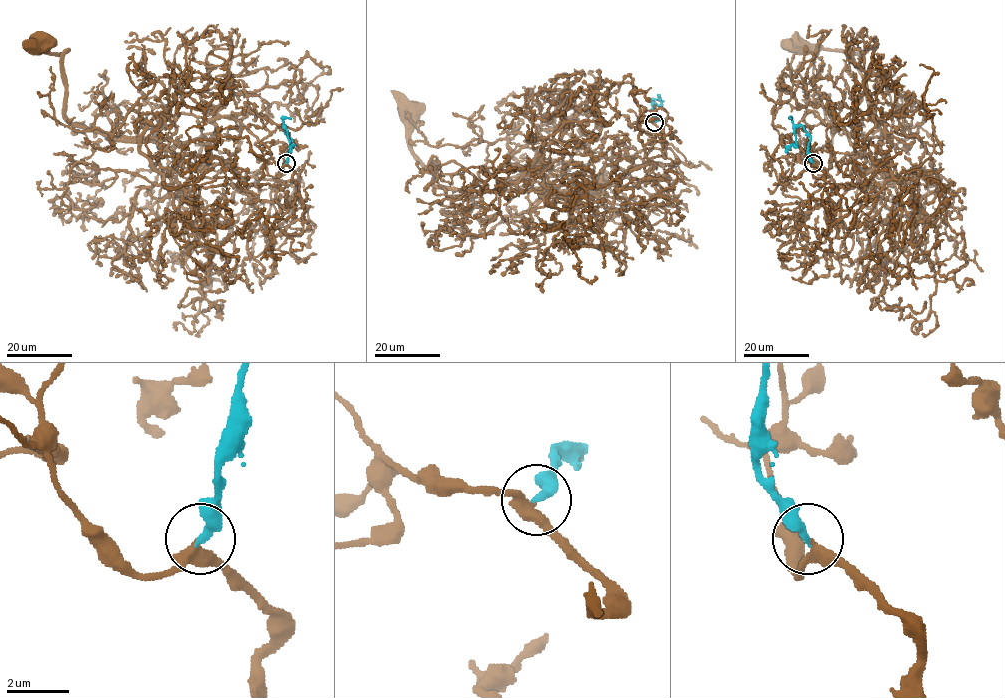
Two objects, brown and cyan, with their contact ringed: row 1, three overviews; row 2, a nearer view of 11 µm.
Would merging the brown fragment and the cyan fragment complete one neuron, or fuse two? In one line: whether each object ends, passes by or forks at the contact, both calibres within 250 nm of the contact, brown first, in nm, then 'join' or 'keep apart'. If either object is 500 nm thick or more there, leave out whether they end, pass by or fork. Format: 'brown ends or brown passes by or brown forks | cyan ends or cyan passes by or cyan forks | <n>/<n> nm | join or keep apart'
brown passes by | cyan ends | 320/360 nm | join

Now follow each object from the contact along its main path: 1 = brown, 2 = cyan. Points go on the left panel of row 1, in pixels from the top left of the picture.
1: (285, 163), (297, 197), (281, 208), (223, 164), (79, 127), (67, 51), (40, 47)
2: (286, 163), (292, 140), (284, 132), (284, 125), (292, 145), (289, 152)

